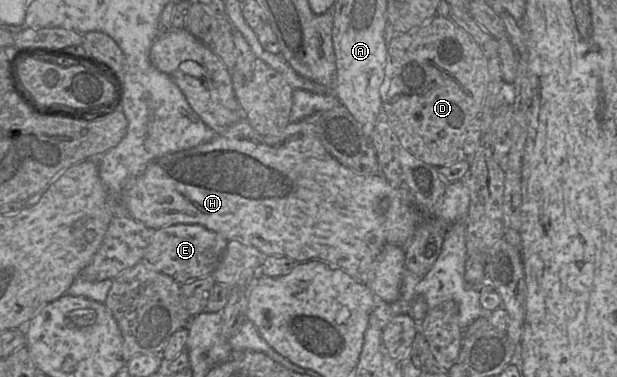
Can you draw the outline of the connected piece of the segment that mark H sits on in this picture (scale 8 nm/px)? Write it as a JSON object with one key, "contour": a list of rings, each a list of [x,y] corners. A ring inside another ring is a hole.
{"contour":[[[315,112],[299,122],[290,122],[281,133],[275,136],[265,136],[257,133],[247,118],[243,118],[206,143],[152,160],[142,173],[130,178],[125,183],[123,202],[129,215],[151,230],[176,224],[199,224],[218,233],[227,241],[238,241],[244,245],[253,246],[266,256],[287,256],[298,263],[307,261],[324,262],[332,268],[342,269],[365,285],[370,280],[372,270],[375,268],[375,261],[384,246],[395,244],[405,248],[420,222],[419,213],[410,200],[394,188],[381,173],[360,175],[341,165],[328,153],[323,144],[323,112]]]}

